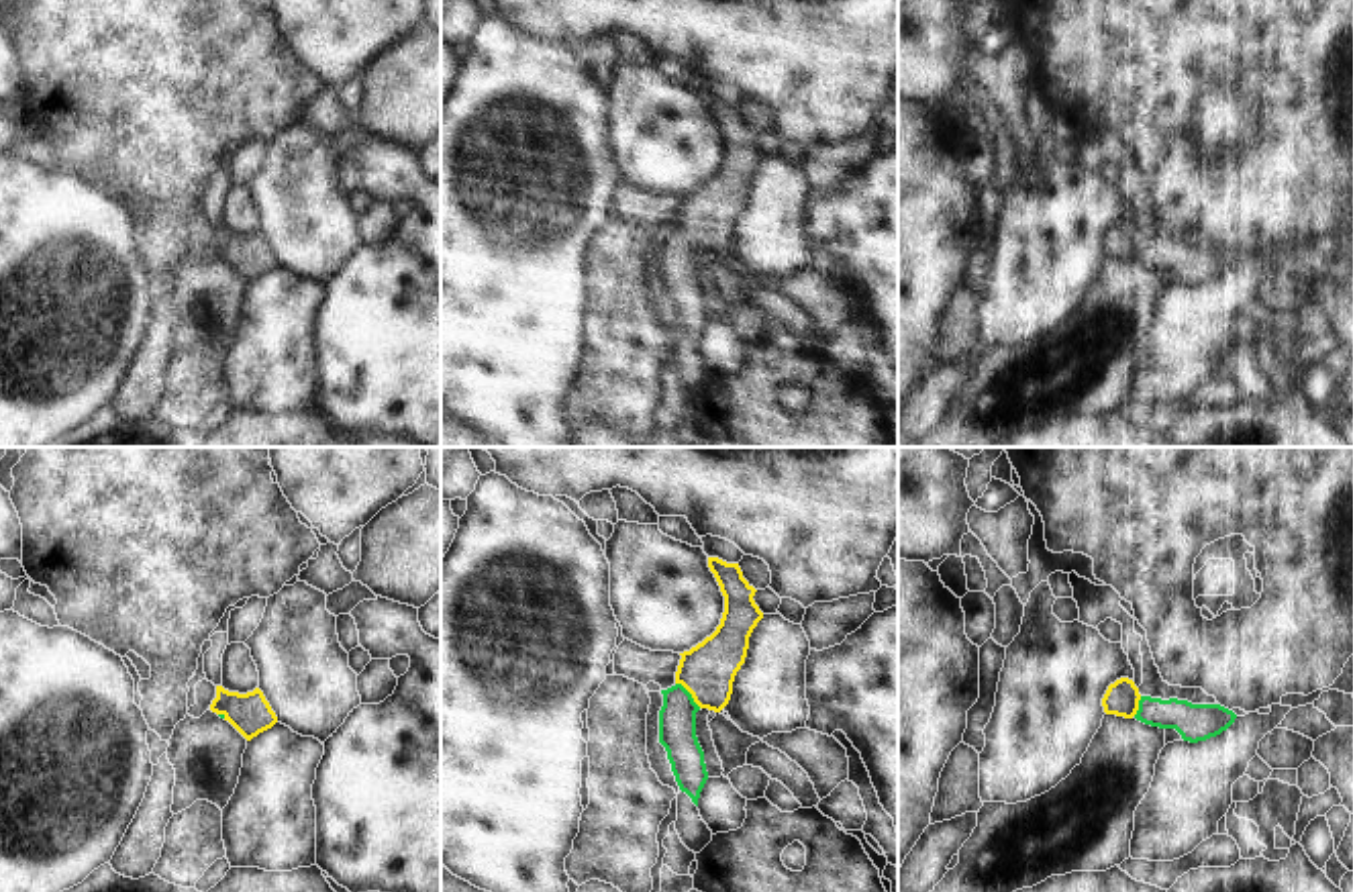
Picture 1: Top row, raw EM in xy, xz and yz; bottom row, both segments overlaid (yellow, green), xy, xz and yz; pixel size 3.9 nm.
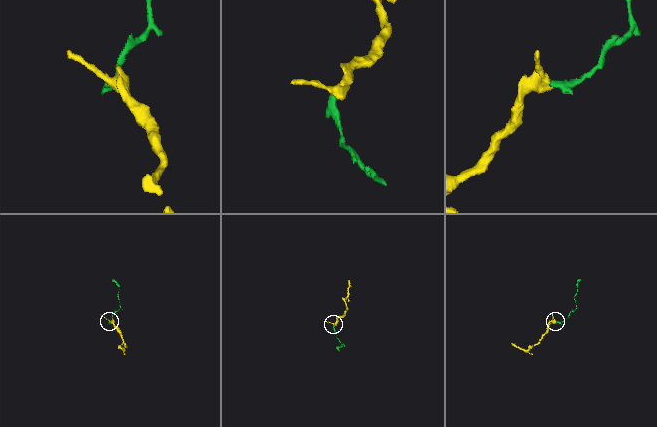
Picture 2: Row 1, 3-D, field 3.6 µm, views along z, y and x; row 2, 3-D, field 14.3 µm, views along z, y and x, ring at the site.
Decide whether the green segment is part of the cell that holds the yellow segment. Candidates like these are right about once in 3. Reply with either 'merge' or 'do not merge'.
merge

